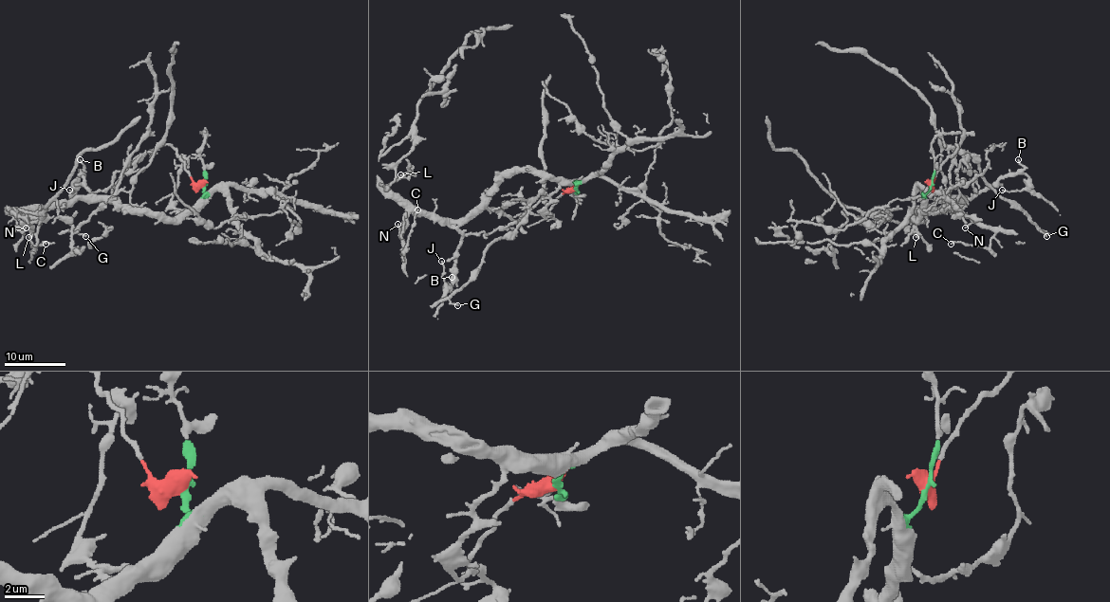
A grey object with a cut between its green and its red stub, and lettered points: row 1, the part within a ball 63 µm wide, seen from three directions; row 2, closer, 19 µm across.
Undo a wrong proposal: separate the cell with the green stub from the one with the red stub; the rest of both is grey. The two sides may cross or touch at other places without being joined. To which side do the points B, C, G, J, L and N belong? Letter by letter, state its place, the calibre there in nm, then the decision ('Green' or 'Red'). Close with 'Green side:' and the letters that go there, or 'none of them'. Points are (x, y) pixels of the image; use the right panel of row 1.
B: Place: (1018, 159). Thickness 130 nm. Green
C: Place: (951, 244). Thickness 130 nm. Green
G: Place: (1046, 236). Thickness 110 nm. Red
J: Place: (1002, 190). Thickness 80 nm. Green
L: Place: (915, 237). Thickness 160 nm. Green
N: Place: (965, 228). Thickness 110 nm. Green
Green side: B, C, J, L, N

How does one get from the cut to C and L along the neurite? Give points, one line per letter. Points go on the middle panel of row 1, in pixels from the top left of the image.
C: (576, 190), (576, 184), (558, 184), (545, 174), (510, 172), (457, 220), (411, 211), (403, 254), (418, 209)
L: (576, 190), (510, 172), (449, 220), (407, 209), (389, 193), (384, 186), (411, 173), (399, 174)

